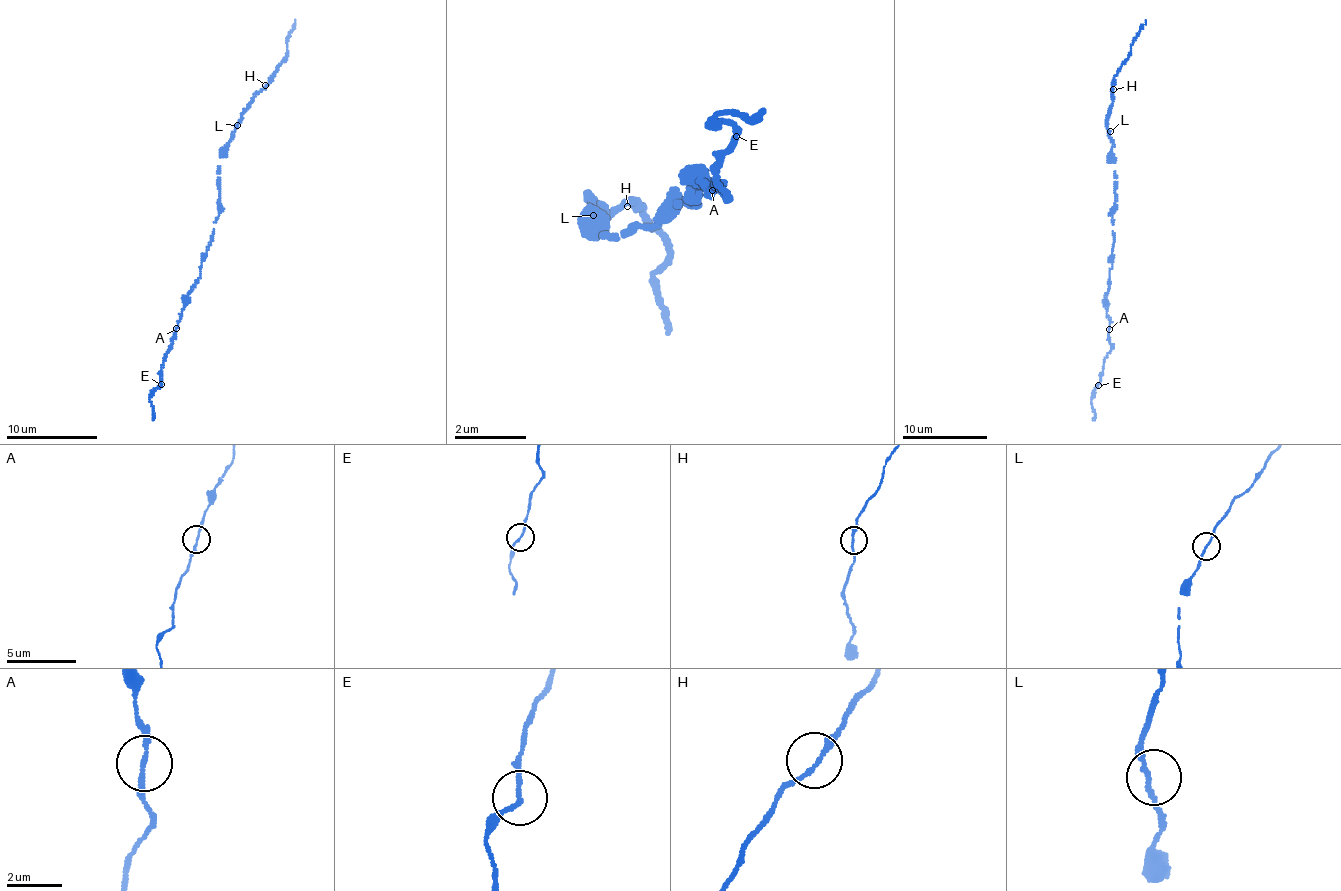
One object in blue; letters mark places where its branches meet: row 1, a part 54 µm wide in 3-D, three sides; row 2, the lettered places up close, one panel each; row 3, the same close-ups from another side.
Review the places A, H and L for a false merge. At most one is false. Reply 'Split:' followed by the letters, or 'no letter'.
Split: no letter

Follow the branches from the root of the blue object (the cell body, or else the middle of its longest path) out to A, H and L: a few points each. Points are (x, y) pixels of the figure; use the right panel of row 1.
A: (1112, 215), (1112, 268), (1106, 298), (1109, 329)
H: (1112, 215), (1115, 158), (1107, 120), (1114, 97), (1113, 89)
L: (1112, 215), (1115, 158), (1110, 131)

